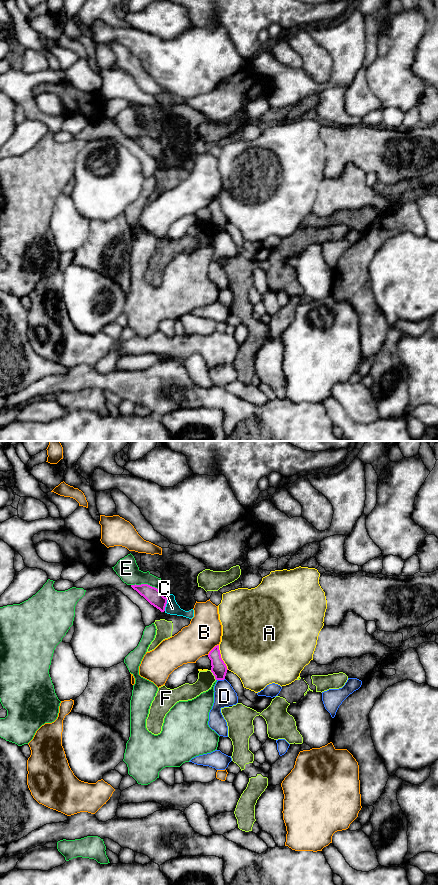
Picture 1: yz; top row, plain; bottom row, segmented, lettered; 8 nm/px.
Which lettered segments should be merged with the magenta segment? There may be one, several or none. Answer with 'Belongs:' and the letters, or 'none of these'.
Belongs: none of these

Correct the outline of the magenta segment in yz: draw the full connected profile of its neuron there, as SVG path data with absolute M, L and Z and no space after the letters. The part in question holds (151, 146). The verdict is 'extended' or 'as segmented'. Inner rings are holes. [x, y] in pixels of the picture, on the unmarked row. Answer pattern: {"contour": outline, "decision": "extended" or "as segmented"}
{"contour": "M148 136L131 137L141 148L143 148L151 157L159 161L161 164L165 163L167 150L155 139Z", "decision": "as segmented"}

